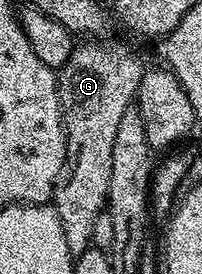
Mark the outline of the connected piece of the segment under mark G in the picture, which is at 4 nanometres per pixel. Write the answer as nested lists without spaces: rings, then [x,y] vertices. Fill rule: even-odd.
[[[97,39],[90,45],[78,44],[69,57],[69,61],[57,73],[57,94],[61,104],[61,124],[65,127],[65,151],[67,154],[67,176],[53,190],[52,206],[57,210],[59,223],[63,223],[63,235],[67,238],[67,247],[76,255],[93,244],[95,219],[106,212],[111,183],[111,150],[115,144],[115,131],[123,111],[127,111],[135,101],[137,88],[141,82],[143,65],[125,45],[100,45]]]

